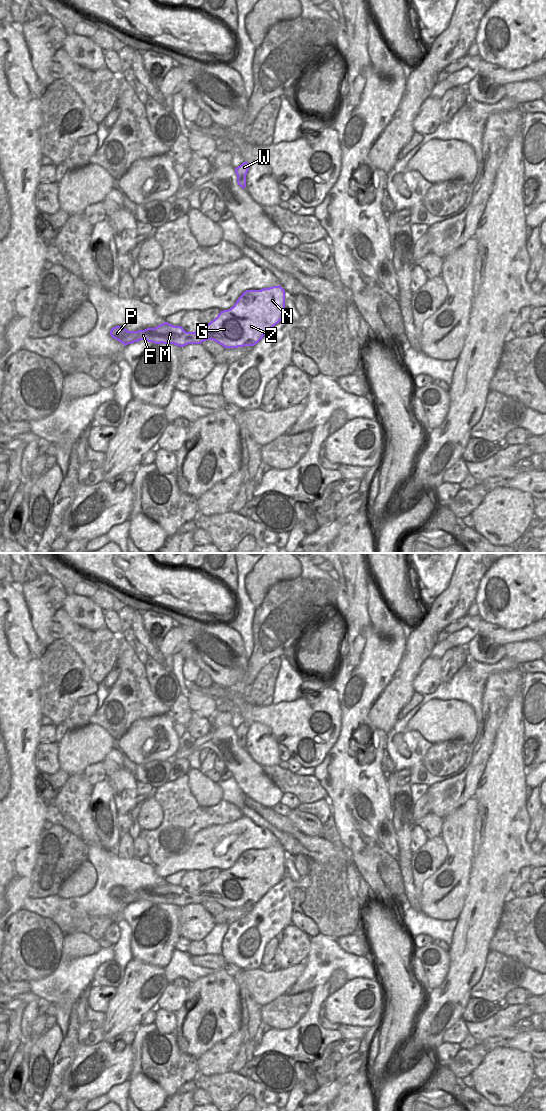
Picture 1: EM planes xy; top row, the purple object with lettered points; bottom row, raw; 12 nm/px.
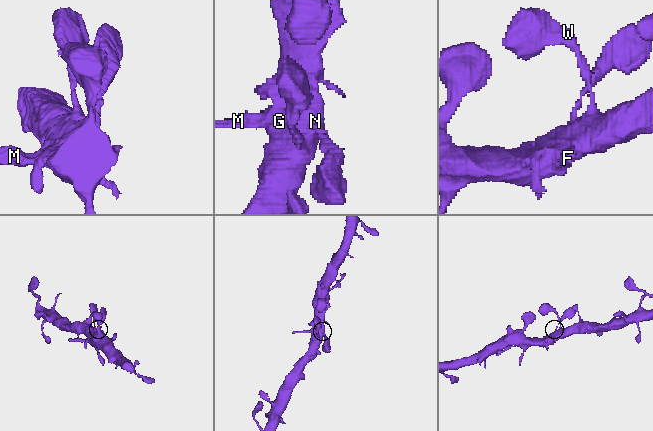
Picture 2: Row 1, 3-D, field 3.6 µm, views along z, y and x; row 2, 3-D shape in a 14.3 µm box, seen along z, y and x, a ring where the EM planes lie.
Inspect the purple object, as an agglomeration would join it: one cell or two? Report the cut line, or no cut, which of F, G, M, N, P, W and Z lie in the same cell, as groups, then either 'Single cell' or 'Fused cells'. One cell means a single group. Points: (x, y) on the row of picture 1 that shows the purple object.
No split. Groups: F G M N P W Z. Single cell.

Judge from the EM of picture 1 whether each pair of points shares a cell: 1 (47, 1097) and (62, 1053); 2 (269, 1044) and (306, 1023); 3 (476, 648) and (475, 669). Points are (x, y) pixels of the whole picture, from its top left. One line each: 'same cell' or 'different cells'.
1: same cell
2: same cell
3: different cells

